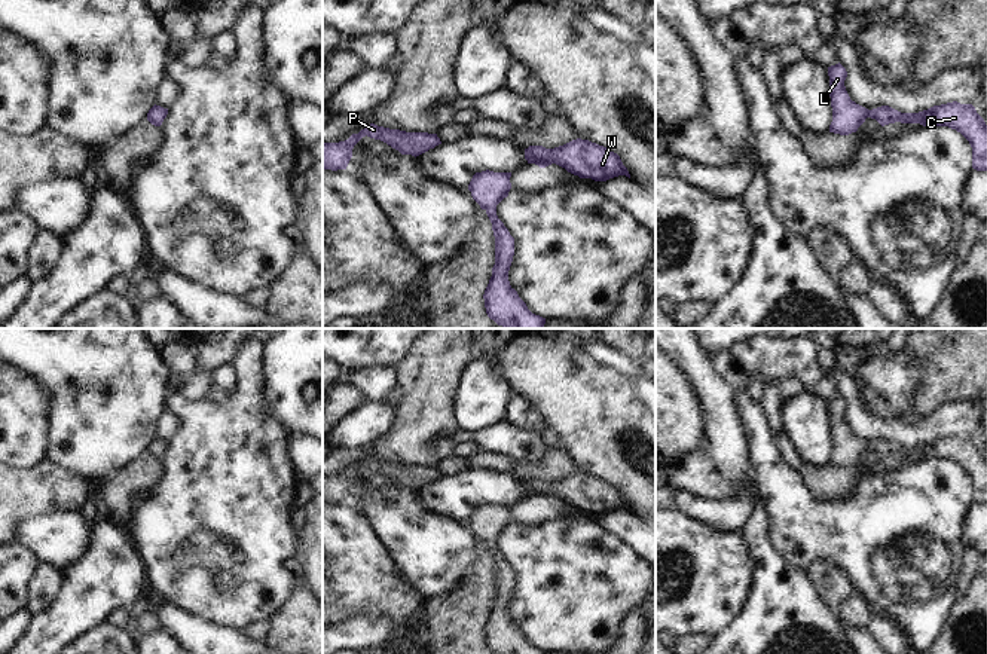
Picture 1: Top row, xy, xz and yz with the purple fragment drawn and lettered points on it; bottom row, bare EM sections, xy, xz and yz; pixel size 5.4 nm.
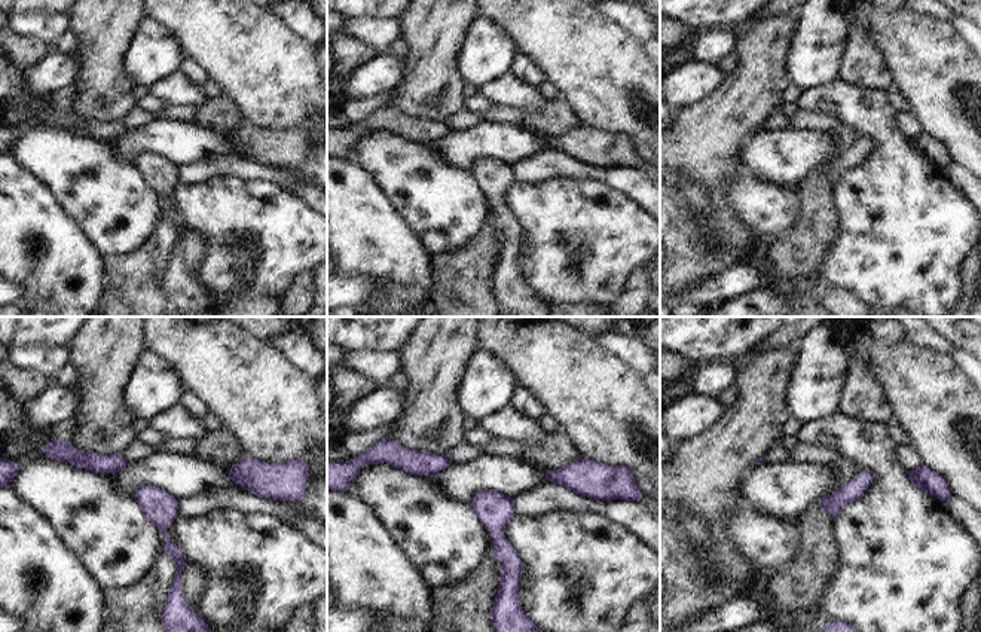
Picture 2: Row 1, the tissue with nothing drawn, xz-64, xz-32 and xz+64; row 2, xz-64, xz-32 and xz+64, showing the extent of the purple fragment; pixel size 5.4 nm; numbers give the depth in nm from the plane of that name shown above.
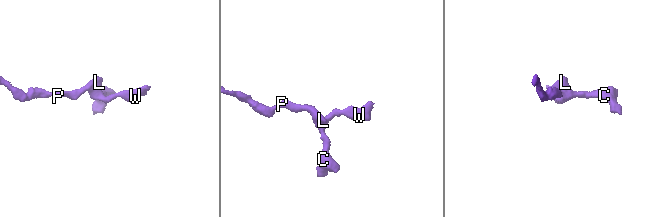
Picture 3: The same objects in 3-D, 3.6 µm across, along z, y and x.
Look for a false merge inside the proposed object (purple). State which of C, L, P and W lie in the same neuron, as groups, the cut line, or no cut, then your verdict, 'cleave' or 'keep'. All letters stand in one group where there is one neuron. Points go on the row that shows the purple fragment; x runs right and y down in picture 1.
groups C L P W; cut none; keep

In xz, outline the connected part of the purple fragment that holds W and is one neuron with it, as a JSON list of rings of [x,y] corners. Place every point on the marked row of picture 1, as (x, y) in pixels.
[[[581,138],[554,149],[529,146],[525,149],[525,159],[528,164],[535,164],[540,168],[556,164],[580,178],[592,178],[595,181],[606,181],[618,175],[630,178],[617,153]]]

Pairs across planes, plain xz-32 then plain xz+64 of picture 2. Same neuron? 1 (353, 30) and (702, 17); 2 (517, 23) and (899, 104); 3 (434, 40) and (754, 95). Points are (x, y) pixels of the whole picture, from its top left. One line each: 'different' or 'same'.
1: different
2: different
3: same

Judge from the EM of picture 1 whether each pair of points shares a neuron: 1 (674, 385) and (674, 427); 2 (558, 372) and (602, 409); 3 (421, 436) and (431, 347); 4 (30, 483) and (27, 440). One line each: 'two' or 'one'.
1: one
2: one
3: one
4: two

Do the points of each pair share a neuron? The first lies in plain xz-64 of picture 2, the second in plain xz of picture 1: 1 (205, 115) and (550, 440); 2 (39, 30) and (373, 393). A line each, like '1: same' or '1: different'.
1: different
2: same

